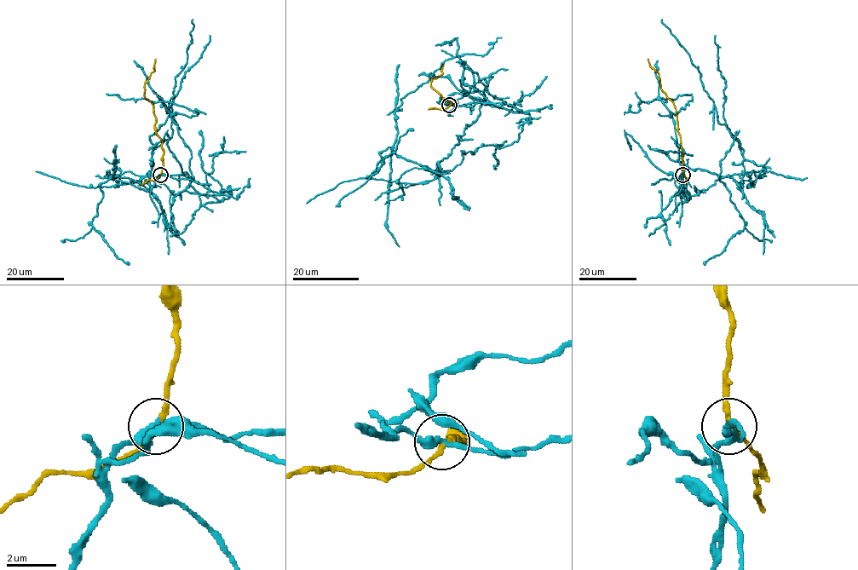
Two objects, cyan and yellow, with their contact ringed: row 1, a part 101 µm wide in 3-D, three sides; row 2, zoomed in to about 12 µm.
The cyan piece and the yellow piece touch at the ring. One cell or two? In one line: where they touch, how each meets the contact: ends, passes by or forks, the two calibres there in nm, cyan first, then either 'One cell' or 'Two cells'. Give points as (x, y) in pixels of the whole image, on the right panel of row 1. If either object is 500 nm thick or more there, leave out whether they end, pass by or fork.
Place: (682, 175). At the ring cyan passes by. At the ring yellow passes by. Thickness 300 nm (cyan) against 170 nm. Two cells

